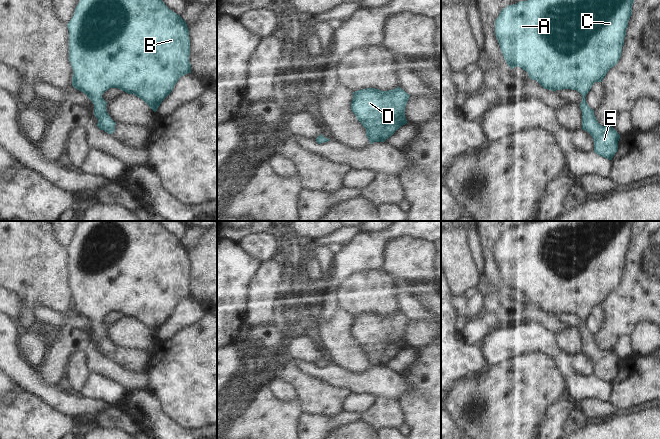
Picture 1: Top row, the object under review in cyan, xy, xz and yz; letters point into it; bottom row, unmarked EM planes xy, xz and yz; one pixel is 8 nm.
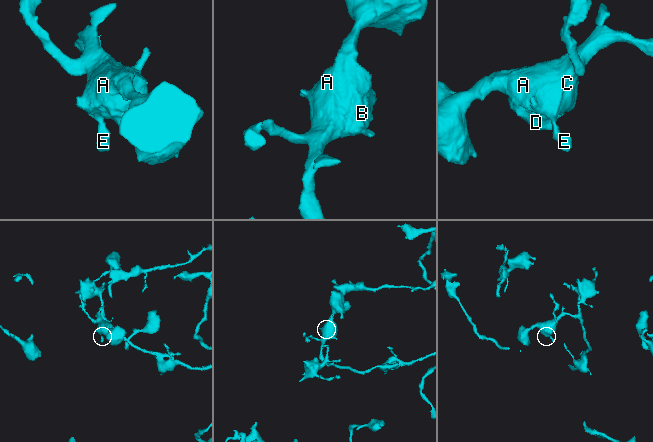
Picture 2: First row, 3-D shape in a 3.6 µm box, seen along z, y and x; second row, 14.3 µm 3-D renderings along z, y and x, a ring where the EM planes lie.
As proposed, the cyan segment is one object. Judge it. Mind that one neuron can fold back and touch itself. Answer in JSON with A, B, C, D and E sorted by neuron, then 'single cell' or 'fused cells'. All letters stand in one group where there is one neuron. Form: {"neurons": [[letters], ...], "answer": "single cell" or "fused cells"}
{"neurons": [["A", "B", "C", "D", "E"]], "answer": "single cell"}

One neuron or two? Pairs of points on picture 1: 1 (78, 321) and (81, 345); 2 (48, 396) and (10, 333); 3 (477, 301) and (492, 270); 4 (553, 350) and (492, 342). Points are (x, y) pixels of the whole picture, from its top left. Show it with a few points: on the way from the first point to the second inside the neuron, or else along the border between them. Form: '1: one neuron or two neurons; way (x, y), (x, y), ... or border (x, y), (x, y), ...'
1: two neurons; border (59, 327), (68, 325), (79, 330)
2: one neuron; way (32, 381), (10, 359), (10, 349)
3: two neurons; border (485, 297), (483, 311)
4: one neuron; way (538, 342), (507, 342)

